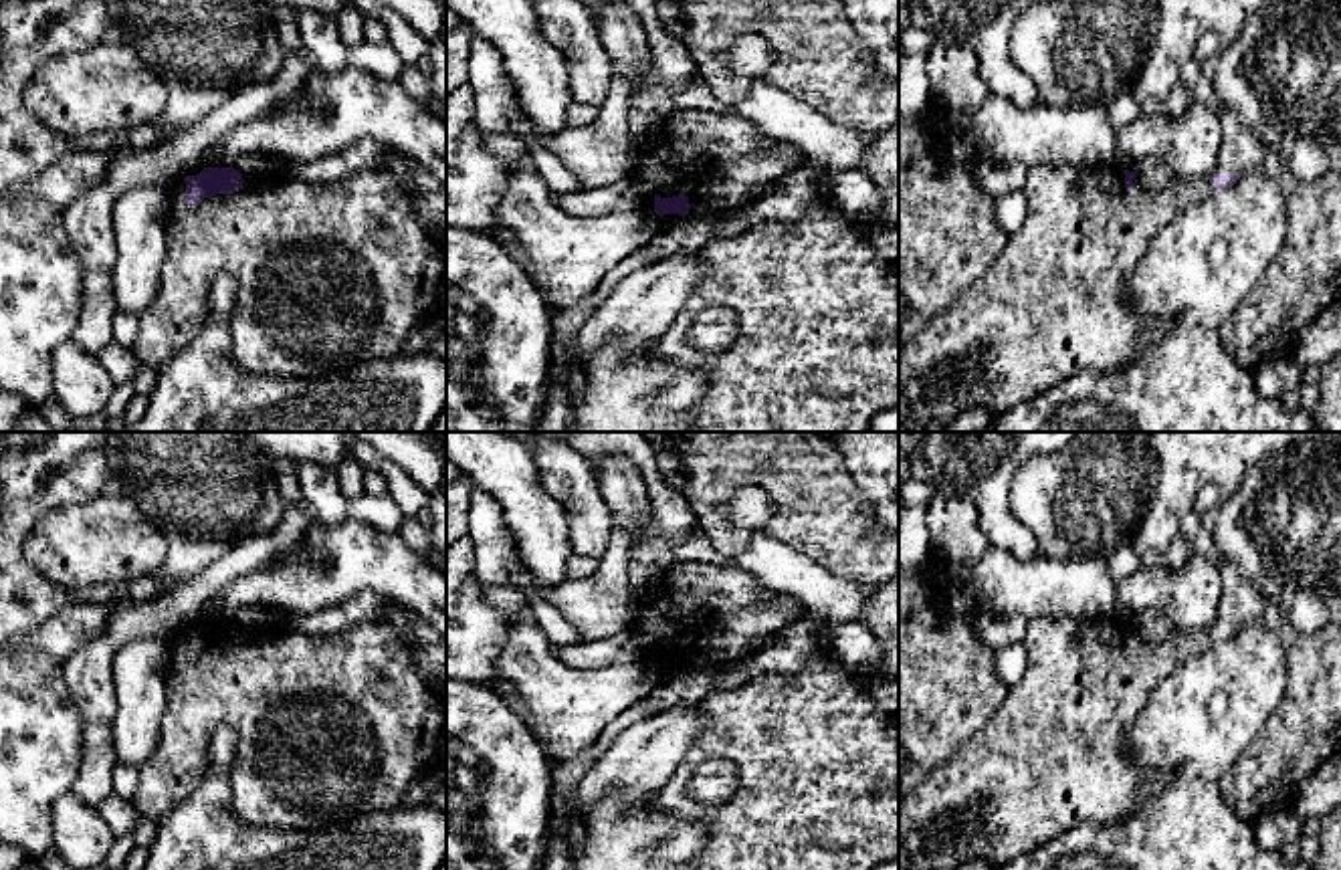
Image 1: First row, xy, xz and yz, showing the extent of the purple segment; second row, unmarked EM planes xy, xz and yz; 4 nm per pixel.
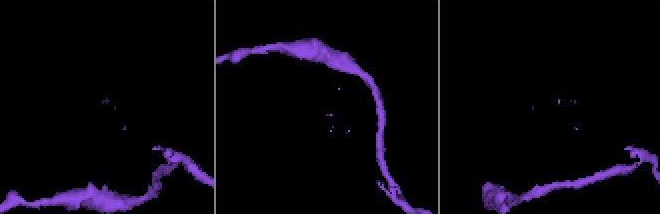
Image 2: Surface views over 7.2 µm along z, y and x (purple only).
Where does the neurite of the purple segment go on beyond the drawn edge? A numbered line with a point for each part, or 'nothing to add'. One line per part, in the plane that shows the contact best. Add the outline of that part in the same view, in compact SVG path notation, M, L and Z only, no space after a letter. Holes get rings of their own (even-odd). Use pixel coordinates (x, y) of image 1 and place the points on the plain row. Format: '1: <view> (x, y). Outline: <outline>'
1: xy (330, 725). Outline: M380 618L337 634L242 628L234 646L186 656L186 634L170 642L160 743L139 767L133 807L164 820L210 769L210 735L220 723L238 735L230 769L234 813L271 830L319 830L362 813L400 807L410 781L438 763L446 700L434 692L408 644Z

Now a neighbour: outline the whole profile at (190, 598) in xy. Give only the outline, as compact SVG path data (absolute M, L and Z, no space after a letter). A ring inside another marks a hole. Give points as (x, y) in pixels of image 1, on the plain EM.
M303 499L283 513L273 535L240 541L220 559L164 587L156 597L115 608L105 632L63 662L69 694L83 721L111 723L117 711L113 658L125 642L168 640L176 622L204 622L214 597L228 583L293 549L313 521L315 513Z

